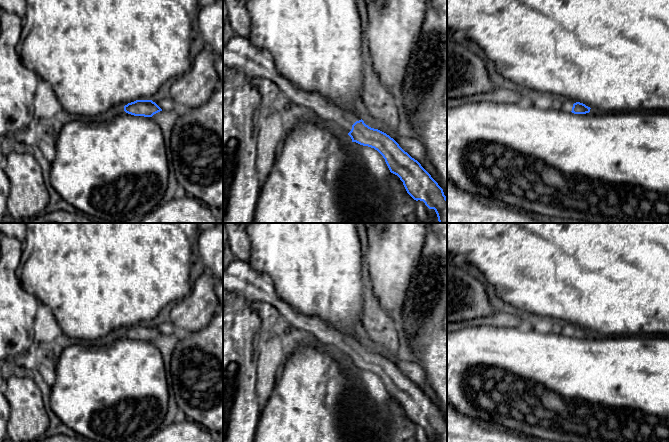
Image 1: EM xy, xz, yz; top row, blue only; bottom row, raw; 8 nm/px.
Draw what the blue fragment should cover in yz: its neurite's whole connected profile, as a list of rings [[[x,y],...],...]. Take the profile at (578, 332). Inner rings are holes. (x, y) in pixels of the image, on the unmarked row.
[[[560,323],[559,331],[565,336],[572,336],[574,338],[586,338],[590,336],[590,331],[583,327],[575,326],[570,323]]]

